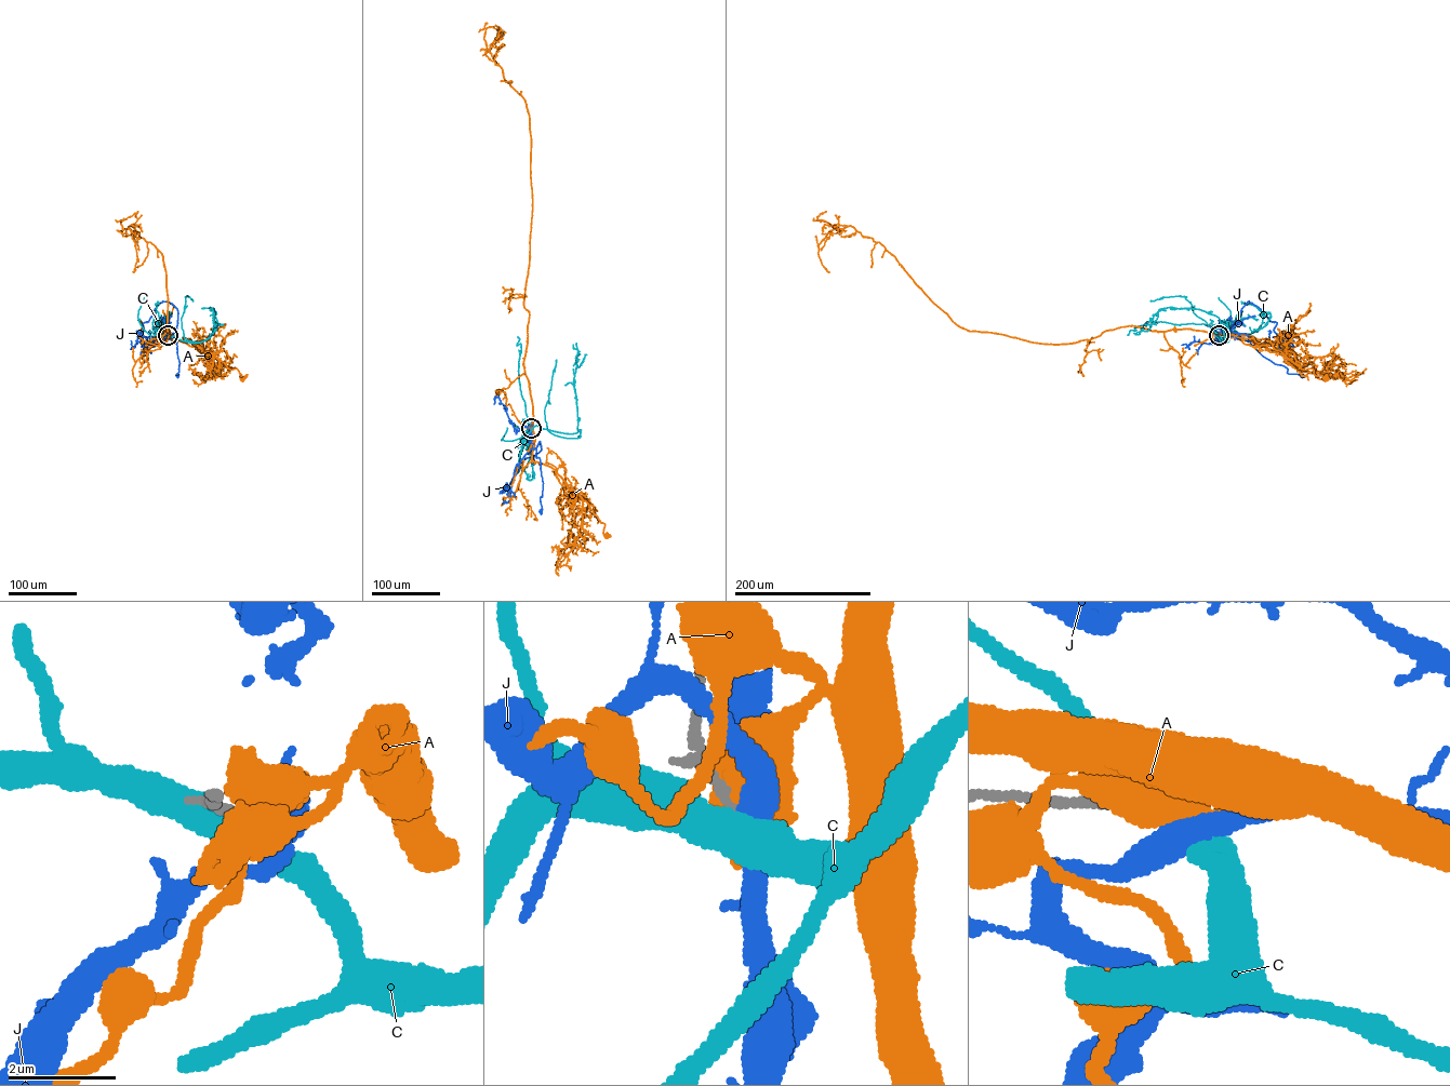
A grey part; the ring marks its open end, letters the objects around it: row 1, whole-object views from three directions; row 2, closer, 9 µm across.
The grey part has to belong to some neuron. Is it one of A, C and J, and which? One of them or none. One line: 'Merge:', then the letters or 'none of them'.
Merge: J

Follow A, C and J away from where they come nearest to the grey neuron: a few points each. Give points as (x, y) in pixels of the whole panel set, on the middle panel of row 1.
A: (531, 428), (534, 438), (532, 459), (550, 467), (568, 487), (586, 503), (604, 524), (606, 536)
C: (531, 428), (537, 426), (566, 433), (580, 430), (580, 437), (560, 437), (547, 429), (545, 407), (556, 360)
J: (531, 428), (532, 447), (536, 447), (535, 457), (541, 463), (541, 511)

